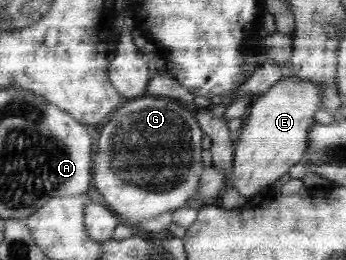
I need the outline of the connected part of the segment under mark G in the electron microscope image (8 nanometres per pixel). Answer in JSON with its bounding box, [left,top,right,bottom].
[92,96,205,229]

